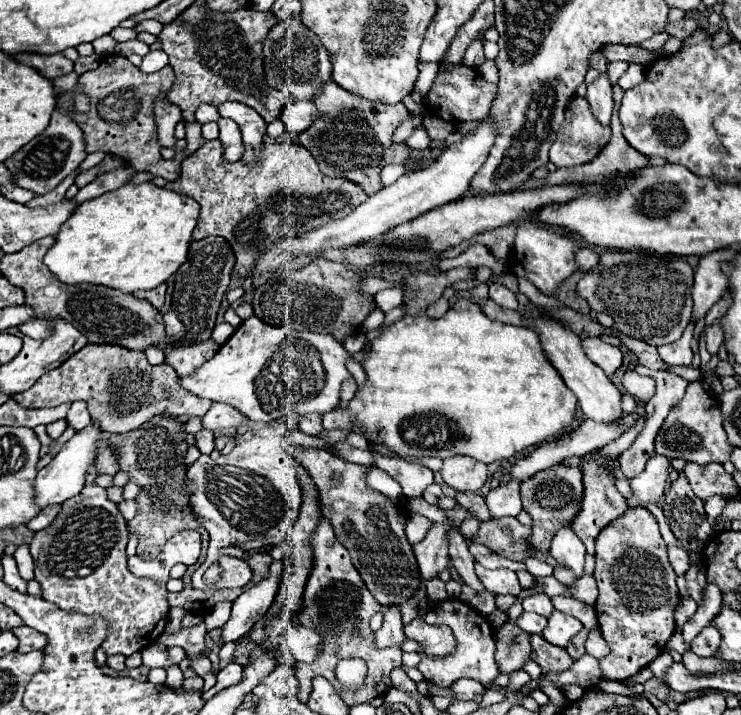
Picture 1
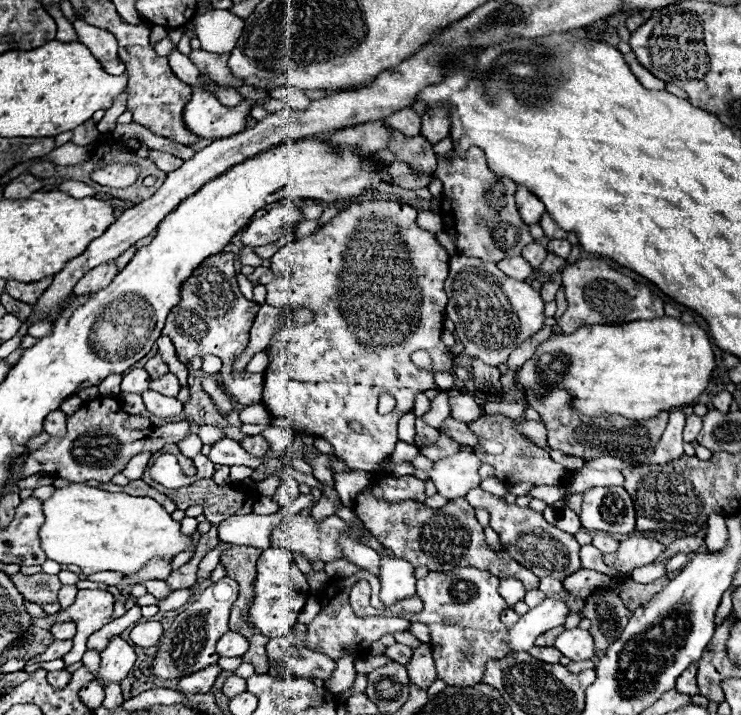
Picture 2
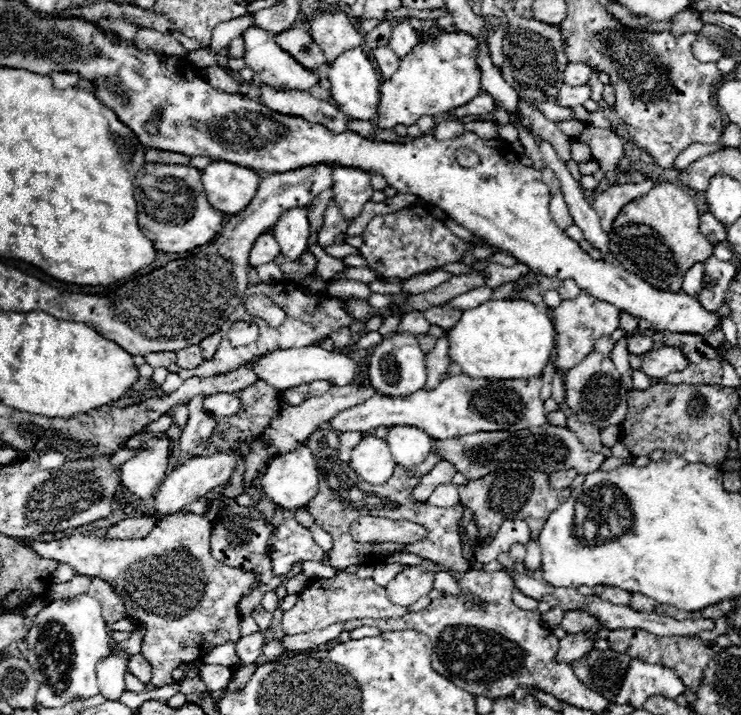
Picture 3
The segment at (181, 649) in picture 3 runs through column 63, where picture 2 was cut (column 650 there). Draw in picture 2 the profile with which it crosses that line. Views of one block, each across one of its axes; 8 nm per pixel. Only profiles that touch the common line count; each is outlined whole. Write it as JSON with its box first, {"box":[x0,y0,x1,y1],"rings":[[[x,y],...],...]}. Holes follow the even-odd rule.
{"box":[604,536,664,574],"rings":[[[630,536],[620,542],[620,546],[614,554],[606,554],[604,562],[612,568],[618,568],[622,574],[628,574],[634,568],[652,564],[662,552],[664,552],[664,544],[660,544],[652,538]]]}

